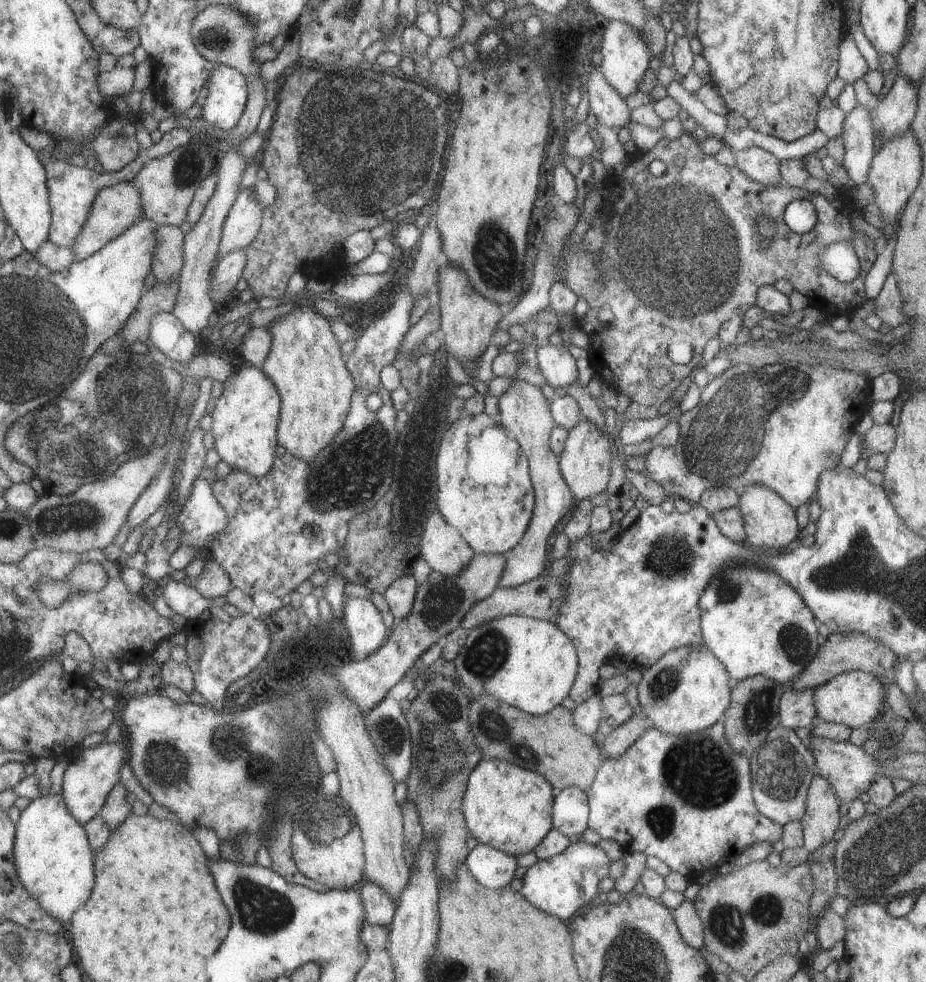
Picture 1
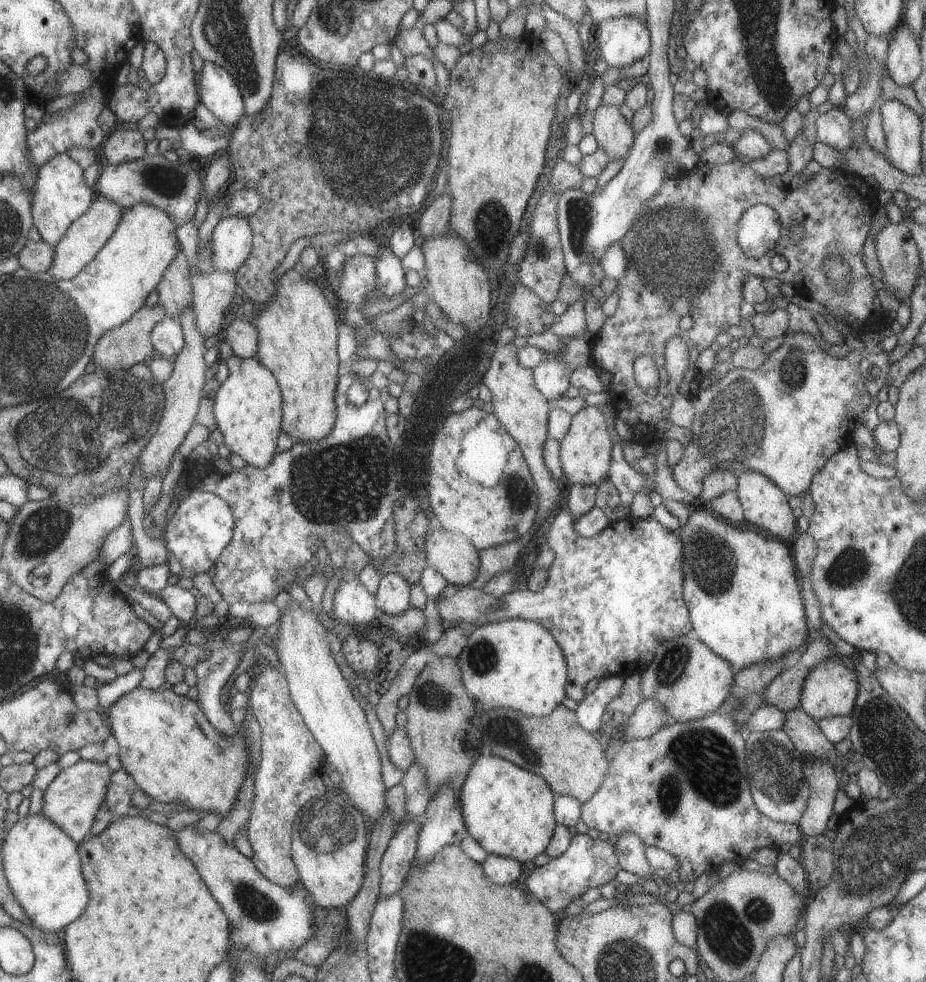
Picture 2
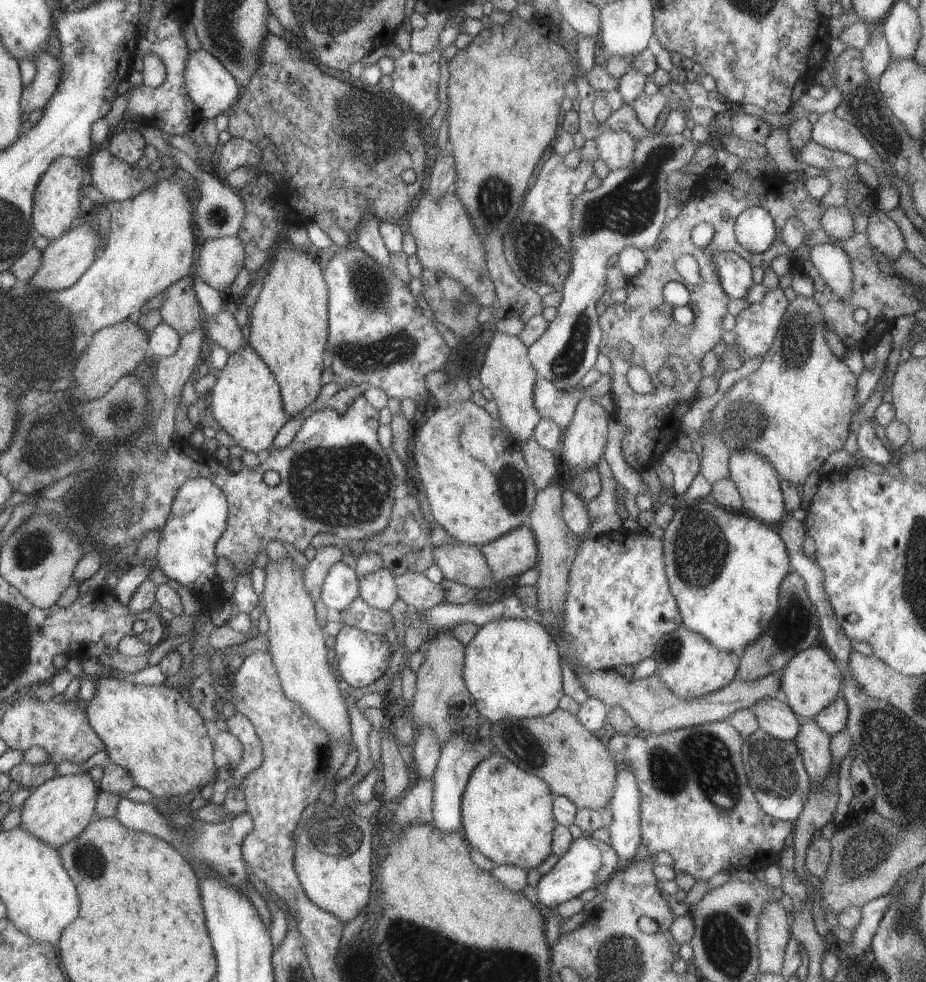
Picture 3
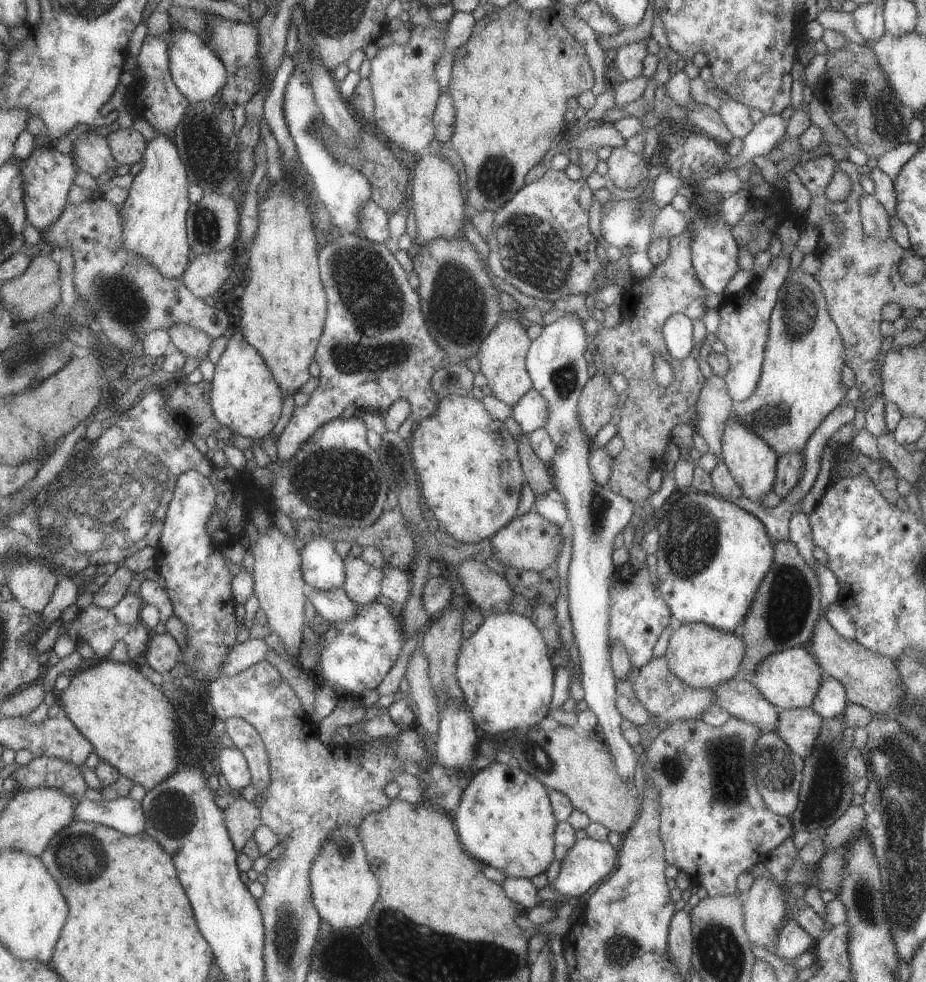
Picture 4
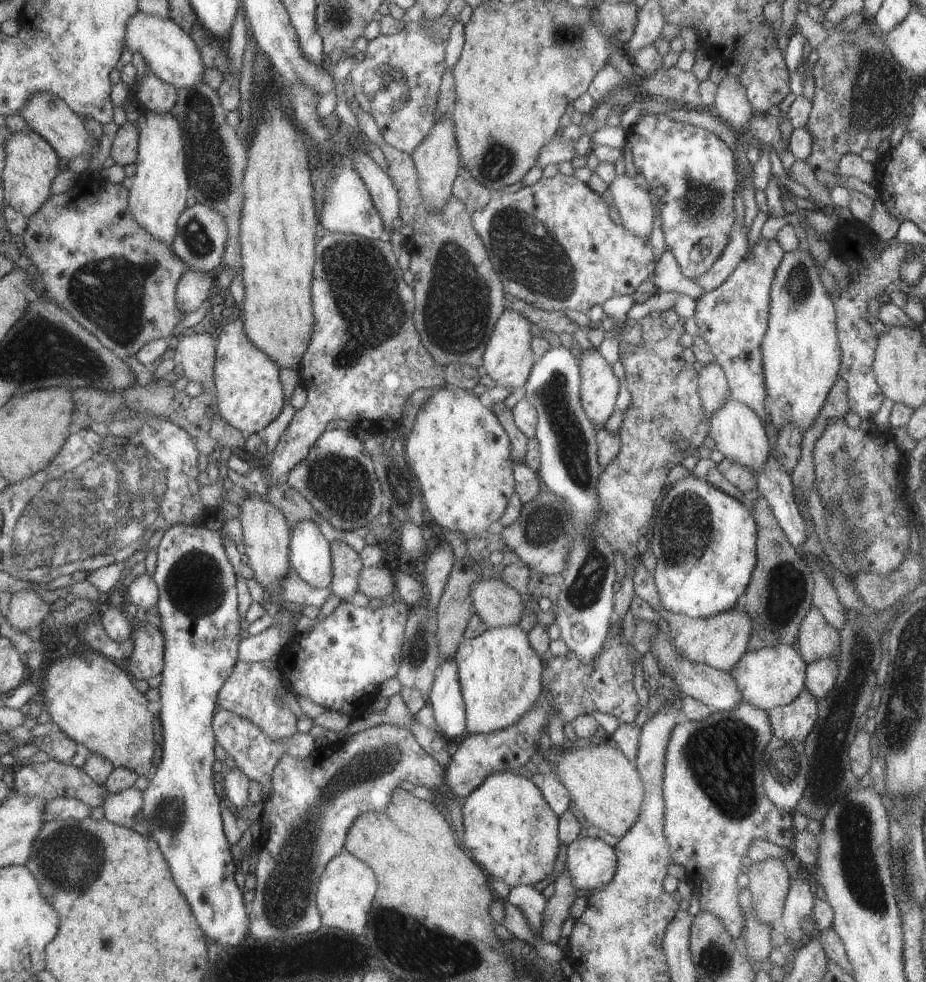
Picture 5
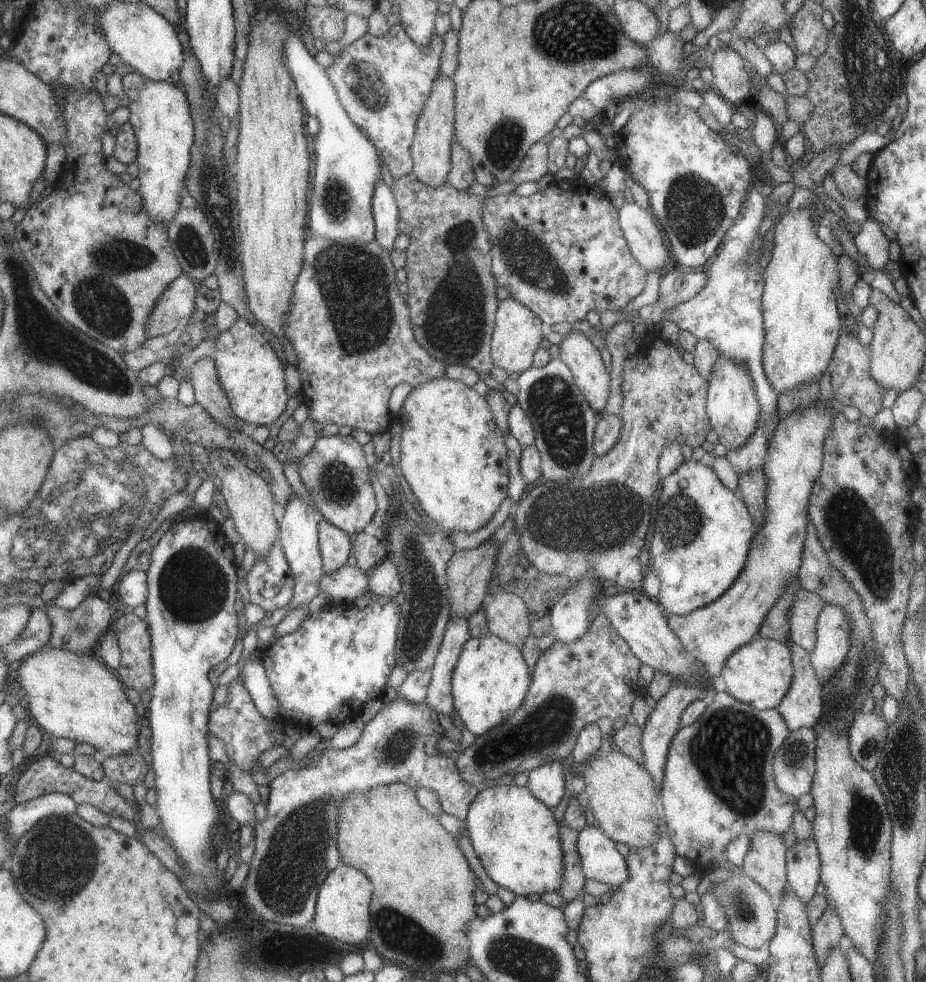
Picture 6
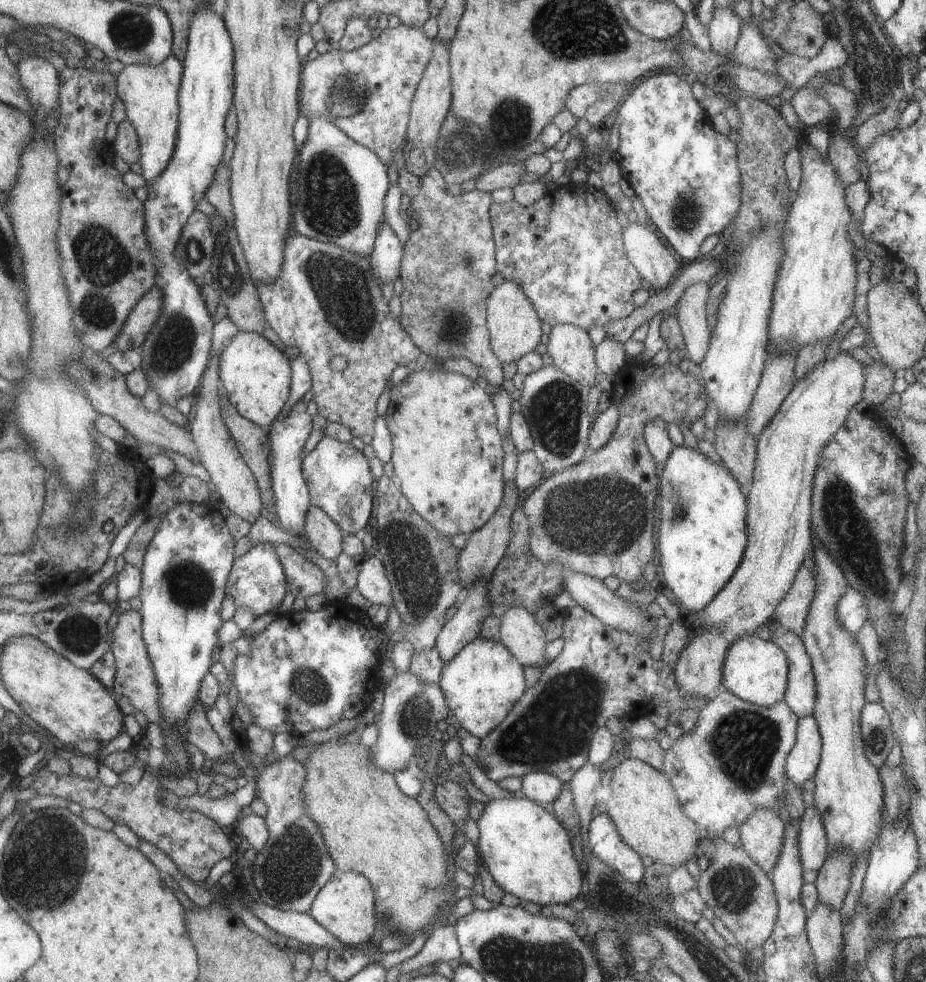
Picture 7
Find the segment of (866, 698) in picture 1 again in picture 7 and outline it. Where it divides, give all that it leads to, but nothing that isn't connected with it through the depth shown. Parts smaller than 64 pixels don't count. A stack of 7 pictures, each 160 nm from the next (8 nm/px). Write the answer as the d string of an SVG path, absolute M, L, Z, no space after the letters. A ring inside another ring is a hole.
M749 633L729 641L722 666L722 684L727 691L740 699L766 707L783 698L787 671L788 664L784 652L773 641L764 641L754 633Z

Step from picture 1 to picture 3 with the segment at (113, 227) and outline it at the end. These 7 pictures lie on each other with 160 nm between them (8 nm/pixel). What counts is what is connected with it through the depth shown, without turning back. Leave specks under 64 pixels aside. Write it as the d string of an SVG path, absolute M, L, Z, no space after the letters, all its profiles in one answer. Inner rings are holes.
M85 216L78 219L60 238L53 240L47 244L45 250L41 252L41 264L37 271L31 276L28 281L31 288L47 292L47 290L63 290L70 288L83 272L91 266L97 258L95 250L99 248L101 240L97 236L97 232L93 230L93 222L89 222Z

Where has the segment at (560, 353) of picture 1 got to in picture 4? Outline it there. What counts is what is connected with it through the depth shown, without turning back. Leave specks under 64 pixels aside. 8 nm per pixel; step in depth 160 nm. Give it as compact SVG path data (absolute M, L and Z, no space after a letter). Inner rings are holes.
M531 388L511 408L509 422L514 422L519 431L529 434L545 424L546 412L546 402Z

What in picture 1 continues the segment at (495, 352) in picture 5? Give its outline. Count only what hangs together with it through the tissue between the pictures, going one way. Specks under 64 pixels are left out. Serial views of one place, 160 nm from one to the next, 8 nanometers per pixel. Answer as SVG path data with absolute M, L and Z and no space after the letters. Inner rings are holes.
M513 376L510 386L497 397L497 408L503 428L515 439L528 458L528 471L534 492L534 507L527 530L519 542L503 554L504 565L497 587L505 588L519 586L545 572L547 538L555 524L561 520L561 516L573 506L571 501L574 496L562 479L558 456L551 452L548 445L554 422L547 397L541 393L540 387Z

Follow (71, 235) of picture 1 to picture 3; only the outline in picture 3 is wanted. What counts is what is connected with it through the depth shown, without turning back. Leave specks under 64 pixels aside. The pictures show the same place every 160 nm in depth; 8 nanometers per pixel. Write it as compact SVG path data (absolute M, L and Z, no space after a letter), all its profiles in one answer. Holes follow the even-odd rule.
M57 156L36 183L32 198L32 226L38 235L48 242L57 240L72 226L79 214L79 205L82 199L78 190L81 188L84 168L77 159L65 156Z

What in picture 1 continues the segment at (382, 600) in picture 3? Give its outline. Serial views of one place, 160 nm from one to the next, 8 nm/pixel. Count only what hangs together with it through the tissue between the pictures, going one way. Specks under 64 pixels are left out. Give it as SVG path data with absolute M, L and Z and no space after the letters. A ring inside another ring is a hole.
M412 575L396 578L382 592L395 619L403 620L412 611L417 586Z

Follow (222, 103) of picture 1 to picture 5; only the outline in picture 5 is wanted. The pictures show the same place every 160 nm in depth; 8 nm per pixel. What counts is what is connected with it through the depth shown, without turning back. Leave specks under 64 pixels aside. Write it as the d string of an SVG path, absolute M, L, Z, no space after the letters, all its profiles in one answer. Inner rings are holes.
M137 11L125 23L124 48L137 52L146 68L163 82L178 88L189 88L201 81L202 58L193 40L169 17L160 17Z

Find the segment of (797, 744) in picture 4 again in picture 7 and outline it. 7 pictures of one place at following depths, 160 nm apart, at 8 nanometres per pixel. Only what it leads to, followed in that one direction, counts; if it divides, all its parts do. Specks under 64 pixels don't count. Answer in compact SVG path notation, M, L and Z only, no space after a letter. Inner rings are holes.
M773 620L768 627L771 641L784 652L788 664L782 699L796 717L809 716L815 700L815 681L801 637Z

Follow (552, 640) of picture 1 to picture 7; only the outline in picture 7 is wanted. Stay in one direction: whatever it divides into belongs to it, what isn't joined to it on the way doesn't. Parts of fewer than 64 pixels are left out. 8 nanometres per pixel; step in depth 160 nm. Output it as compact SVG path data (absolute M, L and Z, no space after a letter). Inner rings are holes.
M480 636L443 665L438 685L451 714L477 738L483 738L507 716L527 687L519 661L499 641Z

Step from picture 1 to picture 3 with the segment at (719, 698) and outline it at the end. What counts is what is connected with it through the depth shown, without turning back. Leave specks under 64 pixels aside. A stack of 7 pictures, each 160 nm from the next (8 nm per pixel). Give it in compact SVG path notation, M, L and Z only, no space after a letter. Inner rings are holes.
M682 625L673 632L661 636L655 644L651 658L655 660L655 674L661 684L675 697L695 700L707 696L730 684L737 676L738 660L734 652L719 652L703 636L691 632Z

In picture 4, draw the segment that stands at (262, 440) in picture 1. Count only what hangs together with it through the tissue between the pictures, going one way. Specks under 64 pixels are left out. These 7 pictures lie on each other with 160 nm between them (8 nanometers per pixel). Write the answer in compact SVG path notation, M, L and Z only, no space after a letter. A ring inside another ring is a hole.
M236 327L214 364L210 407L214 417L227 429L257 440L271 432L281 412L283 392L261 355L243 338Z

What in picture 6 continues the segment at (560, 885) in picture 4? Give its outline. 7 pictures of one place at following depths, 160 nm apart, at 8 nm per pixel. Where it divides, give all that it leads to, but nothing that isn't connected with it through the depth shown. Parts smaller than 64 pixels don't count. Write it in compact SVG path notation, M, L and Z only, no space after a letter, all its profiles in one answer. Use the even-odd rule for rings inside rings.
M586 824L579 832L576 849L585 878L618 888L628 879L624 857L615 849L615 843L597 824Z

